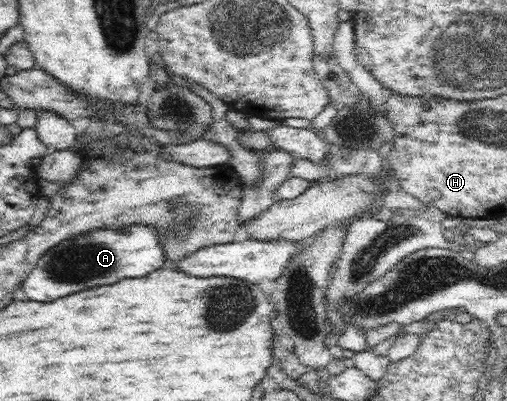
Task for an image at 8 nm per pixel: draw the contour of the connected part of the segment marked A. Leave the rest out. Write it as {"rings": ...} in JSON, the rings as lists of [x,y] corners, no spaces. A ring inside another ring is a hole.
{"rings":[[[130,225],[124,231],[94,229],[84,235],[74,235],[46,251],[21,287],[32,301],[54,301],[88,287],[116,283],[124,277],[144,277],[168,265],[157,238],[157,229],[153,227]]]}

